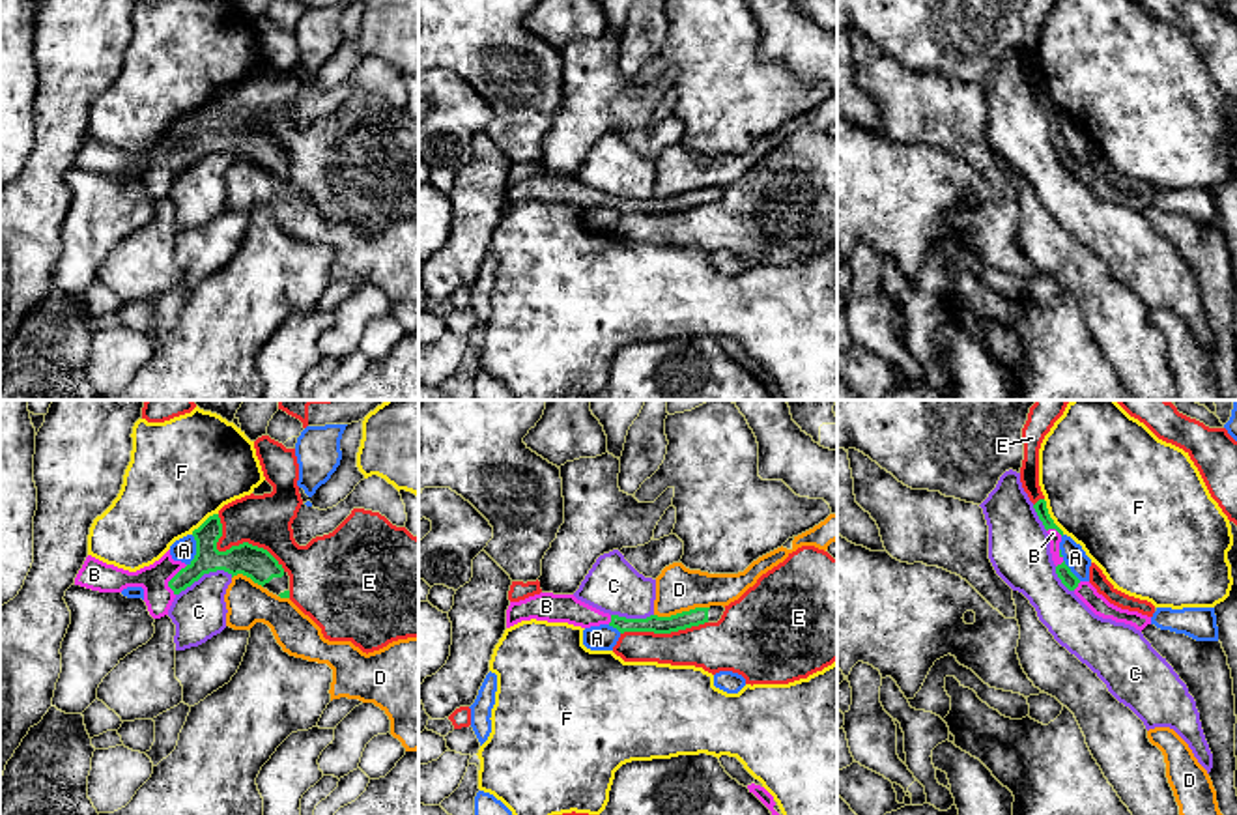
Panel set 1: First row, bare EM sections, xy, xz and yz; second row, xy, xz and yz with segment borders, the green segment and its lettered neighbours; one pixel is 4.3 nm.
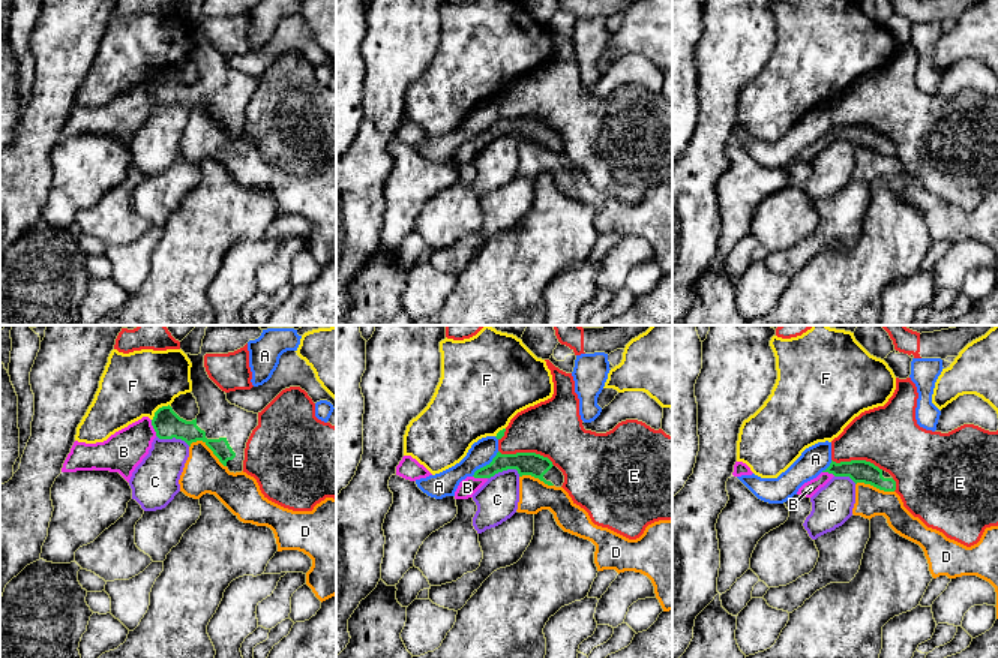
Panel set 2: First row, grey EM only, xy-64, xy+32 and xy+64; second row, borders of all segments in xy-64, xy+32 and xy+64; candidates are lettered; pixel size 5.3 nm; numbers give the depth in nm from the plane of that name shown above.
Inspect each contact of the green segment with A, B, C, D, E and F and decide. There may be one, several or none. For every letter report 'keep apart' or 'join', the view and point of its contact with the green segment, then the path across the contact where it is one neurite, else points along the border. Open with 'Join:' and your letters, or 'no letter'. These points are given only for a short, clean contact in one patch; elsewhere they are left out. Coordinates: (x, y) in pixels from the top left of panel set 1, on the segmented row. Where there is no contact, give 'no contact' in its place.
Join: B
A: keep apart; meets green in xy at (197, 550); border along xy (193, 535), (195, 557), (187, 565)
B: join; meets green in xy at (170, 580)
C: keep apart; meets green in xy at (204, 572)
D: keep apart; meets green in xz at (682, 612)
E: keep apart; meets green in xy at (236, 546)
F: keep apart; meets green in yz at (1049, 516); border along yz (1043, 500), (1049, 516), (1064, 533)

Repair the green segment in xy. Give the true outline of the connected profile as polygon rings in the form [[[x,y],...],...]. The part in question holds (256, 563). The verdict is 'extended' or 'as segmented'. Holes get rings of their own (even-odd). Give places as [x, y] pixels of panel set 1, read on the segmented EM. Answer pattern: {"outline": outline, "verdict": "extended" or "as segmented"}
{"outline": [[[219,514],[209,516],[192,531],[192,536],[196,540],[196,555],[189,565],[174,561],[170,550],[159,561],[136,572],[88,555],[75,578],[75,585],[99,593],[121,593],[127,587],[142,587],[144,602],[153,619],[168,615],[174,598],[181,591],[204,574],[217,570],[224,570],[232,578],[243,574],[269,593],[290,598],[290,576],[267,550],[249,542],[232,546],[226,551],[217,550],[217,542],[222,536]]], "verdict": "extended"}

